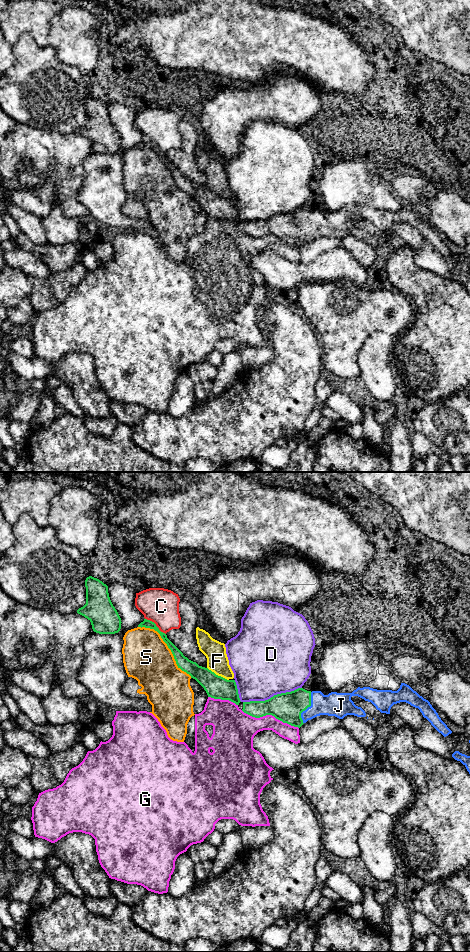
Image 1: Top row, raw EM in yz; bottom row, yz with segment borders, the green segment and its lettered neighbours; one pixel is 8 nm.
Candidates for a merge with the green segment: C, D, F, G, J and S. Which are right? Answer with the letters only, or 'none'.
J

